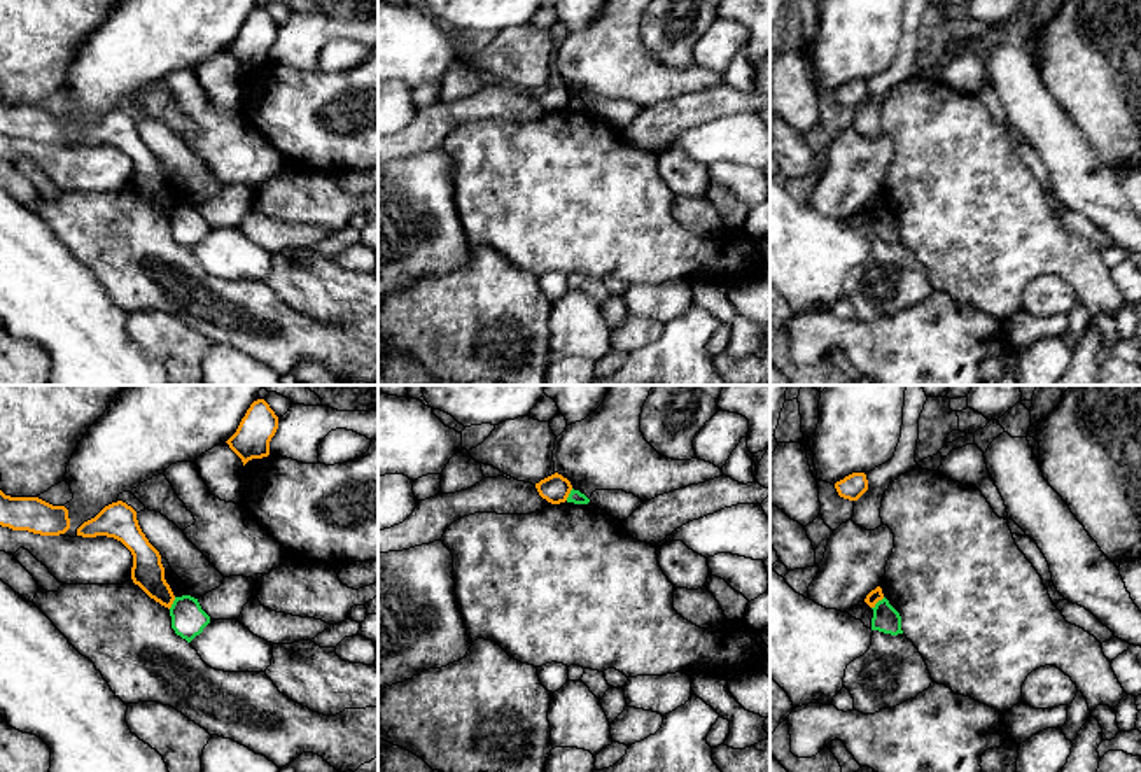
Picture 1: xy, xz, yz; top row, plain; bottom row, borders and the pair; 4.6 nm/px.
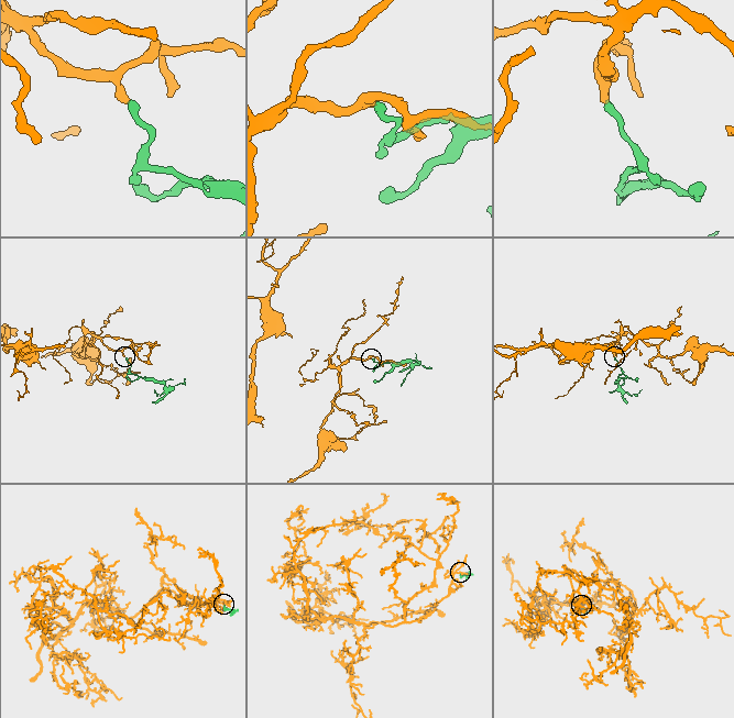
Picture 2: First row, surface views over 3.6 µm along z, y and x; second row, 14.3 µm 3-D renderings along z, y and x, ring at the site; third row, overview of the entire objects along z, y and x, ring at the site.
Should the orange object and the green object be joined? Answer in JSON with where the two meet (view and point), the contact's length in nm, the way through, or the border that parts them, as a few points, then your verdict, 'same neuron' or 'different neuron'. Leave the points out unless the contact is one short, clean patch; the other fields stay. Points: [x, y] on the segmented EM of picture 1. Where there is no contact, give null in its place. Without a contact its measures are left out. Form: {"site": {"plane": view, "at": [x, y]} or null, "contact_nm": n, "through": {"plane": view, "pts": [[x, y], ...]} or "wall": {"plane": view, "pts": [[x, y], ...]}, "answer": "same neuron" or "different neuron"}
{"site": {"plane": "yz", "at": [877, 601]}, "contact_nm": 80, "wall": {"plane": "yz", "pts": [[884, 597], [872, 608]]}, "answer": "different neuron"}

